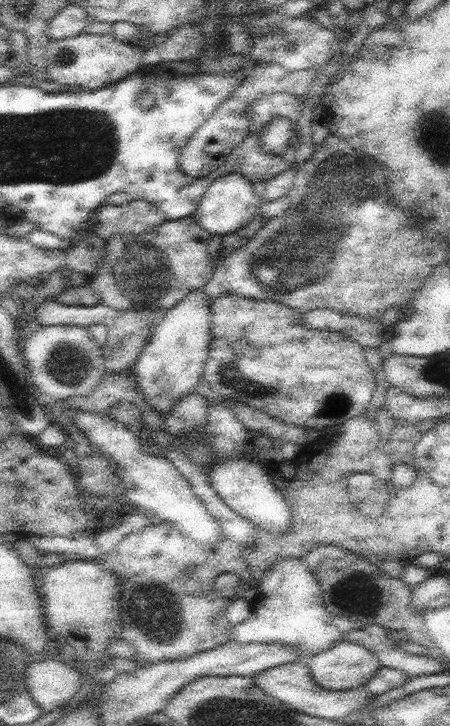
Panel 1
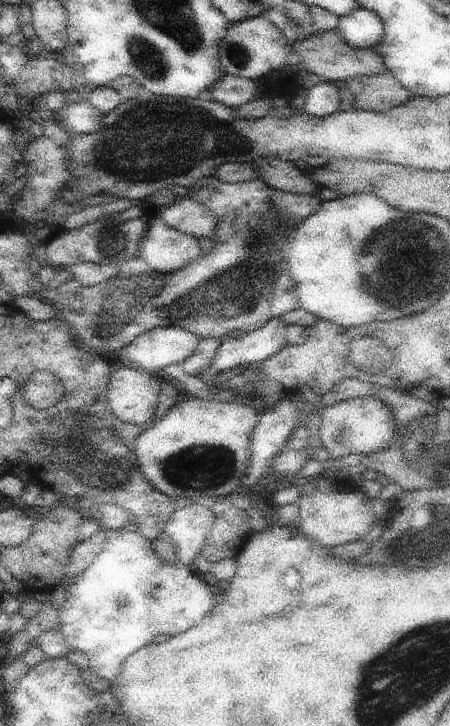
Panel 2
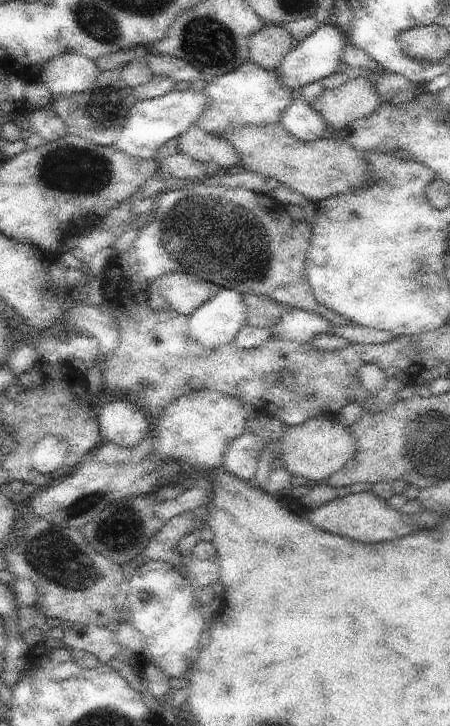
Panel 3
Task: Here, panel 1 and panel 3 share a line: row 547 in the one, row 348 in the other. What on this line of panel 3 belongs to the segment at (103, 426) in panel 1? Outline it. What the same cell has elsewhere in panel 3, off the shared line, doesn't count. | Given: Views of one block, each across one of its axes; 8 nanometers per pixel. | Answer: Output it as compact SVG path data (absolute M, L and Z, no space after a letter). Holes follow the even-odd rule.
M220 287L218 293L188 317L189 334L203 348L231 344L245 328L246 304L234 289Z

